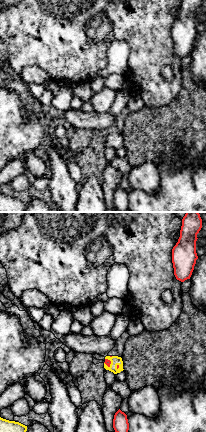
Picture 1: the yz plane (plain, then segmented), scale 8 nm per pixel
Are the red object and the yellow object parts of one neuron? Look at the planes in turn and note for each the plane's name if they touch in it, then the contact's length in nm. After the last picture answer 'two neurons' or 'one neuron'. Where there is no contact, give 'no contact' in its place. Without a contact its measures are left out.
yz | 90 nm

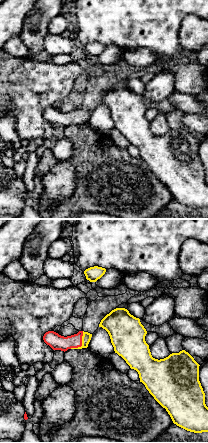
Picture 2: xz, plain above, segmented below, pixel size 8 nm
xz | 180 nm

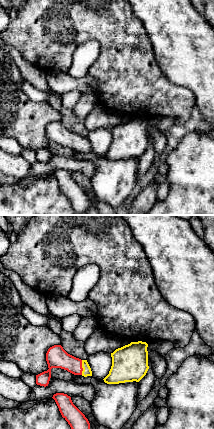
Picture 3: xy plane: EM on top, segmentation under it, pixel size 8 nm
xy | 120 nm

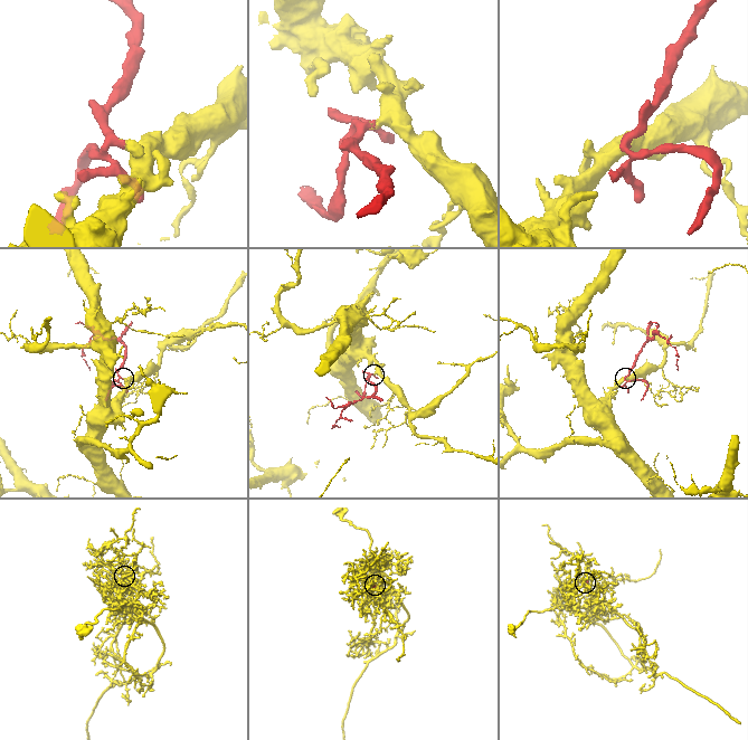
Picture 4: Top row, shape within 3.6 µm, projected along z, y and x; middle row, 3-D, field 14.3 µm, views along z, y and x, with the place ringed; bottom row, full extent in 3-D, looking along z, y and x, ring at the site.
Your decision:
one neuron

